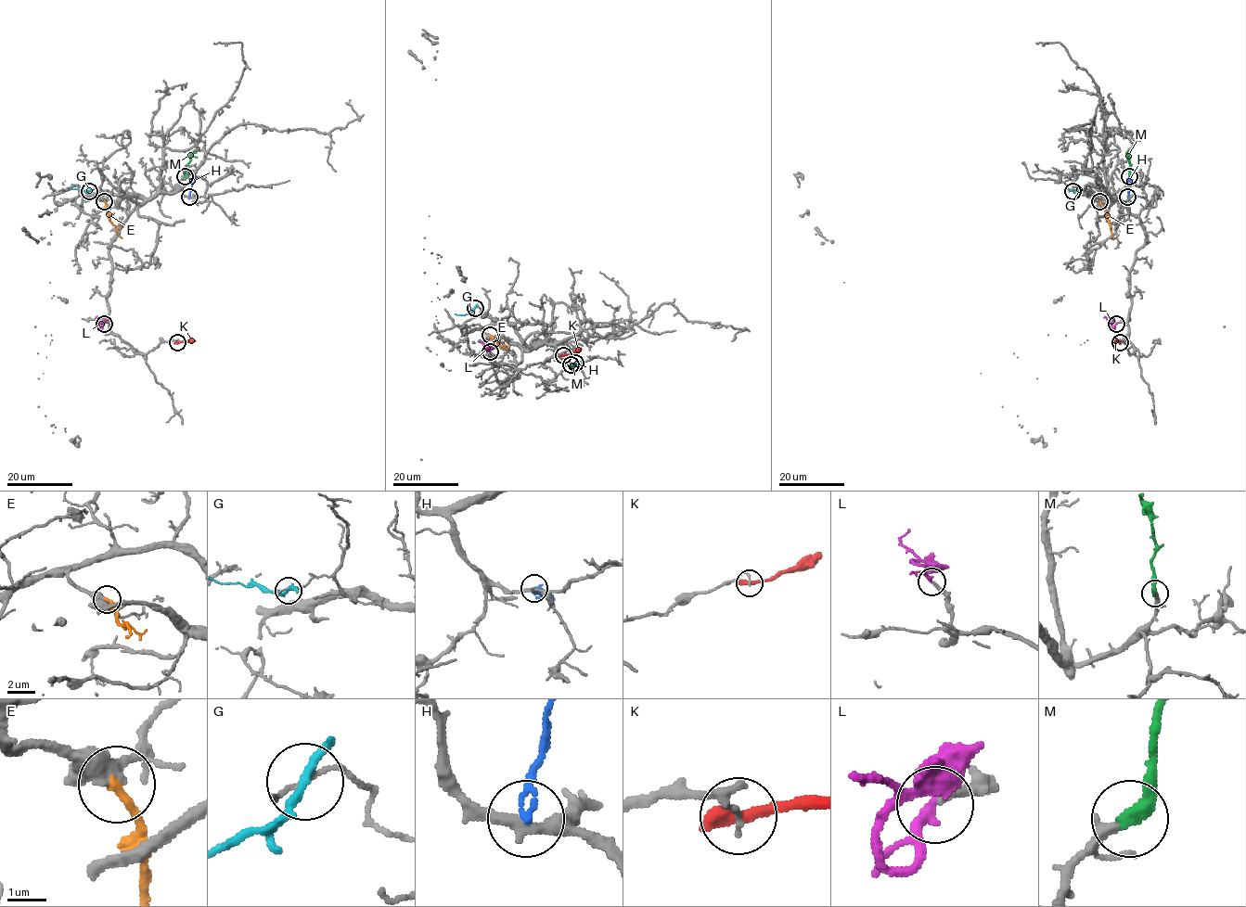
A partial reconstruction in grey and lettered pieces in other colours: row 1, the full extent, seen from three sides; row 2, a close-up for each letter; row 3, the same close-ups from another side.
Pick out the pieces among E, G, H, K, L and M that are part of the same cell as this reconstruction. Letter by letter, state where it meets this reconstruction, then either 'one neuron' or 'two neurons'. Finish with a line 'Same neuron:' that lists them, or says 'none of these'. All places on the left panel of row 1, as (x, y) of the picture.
E: meets grey at (104, 201); two neurons
G: meets grey at (89, 191); two neurons
H: meets grey at (189, 197); two neurons
K: meets grey at (177, 342); two neurons
L: meets grey at (104, 324); one neuron
M: meets grey at (185, 176); one neuron
Same neuron: L, M

